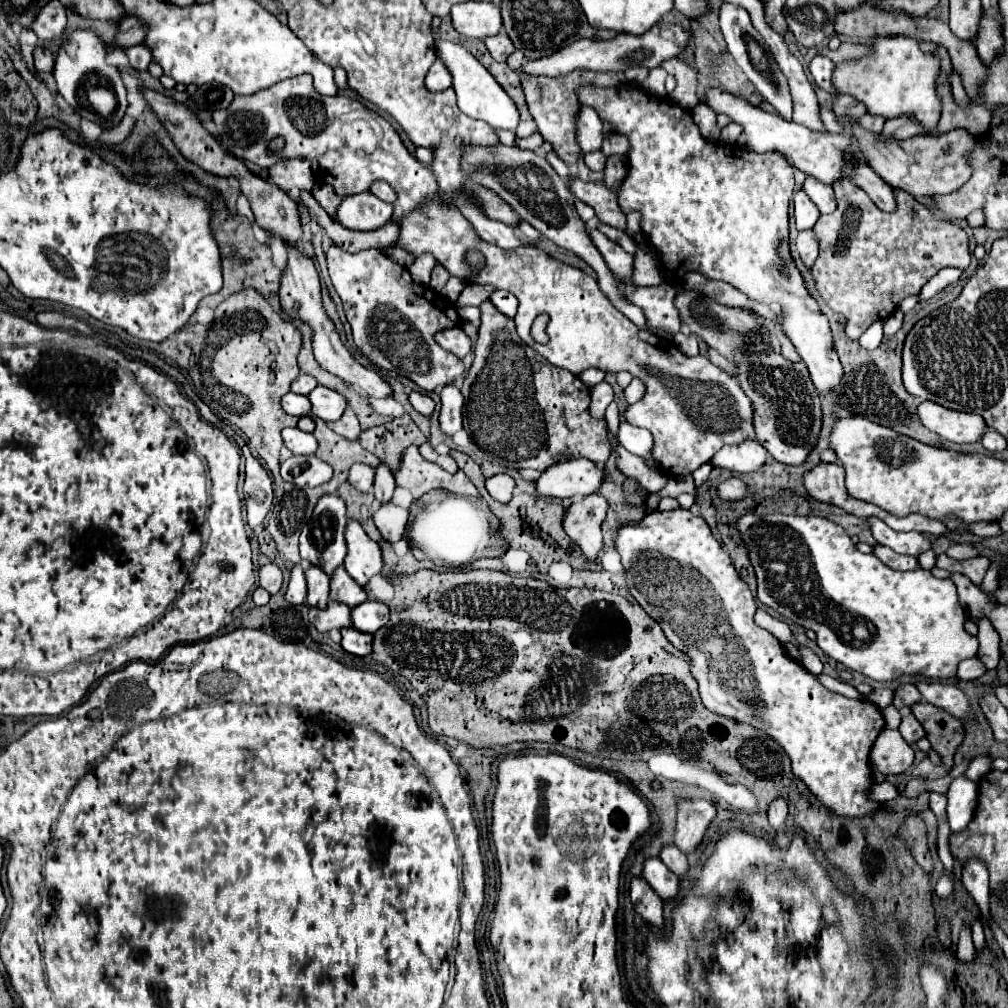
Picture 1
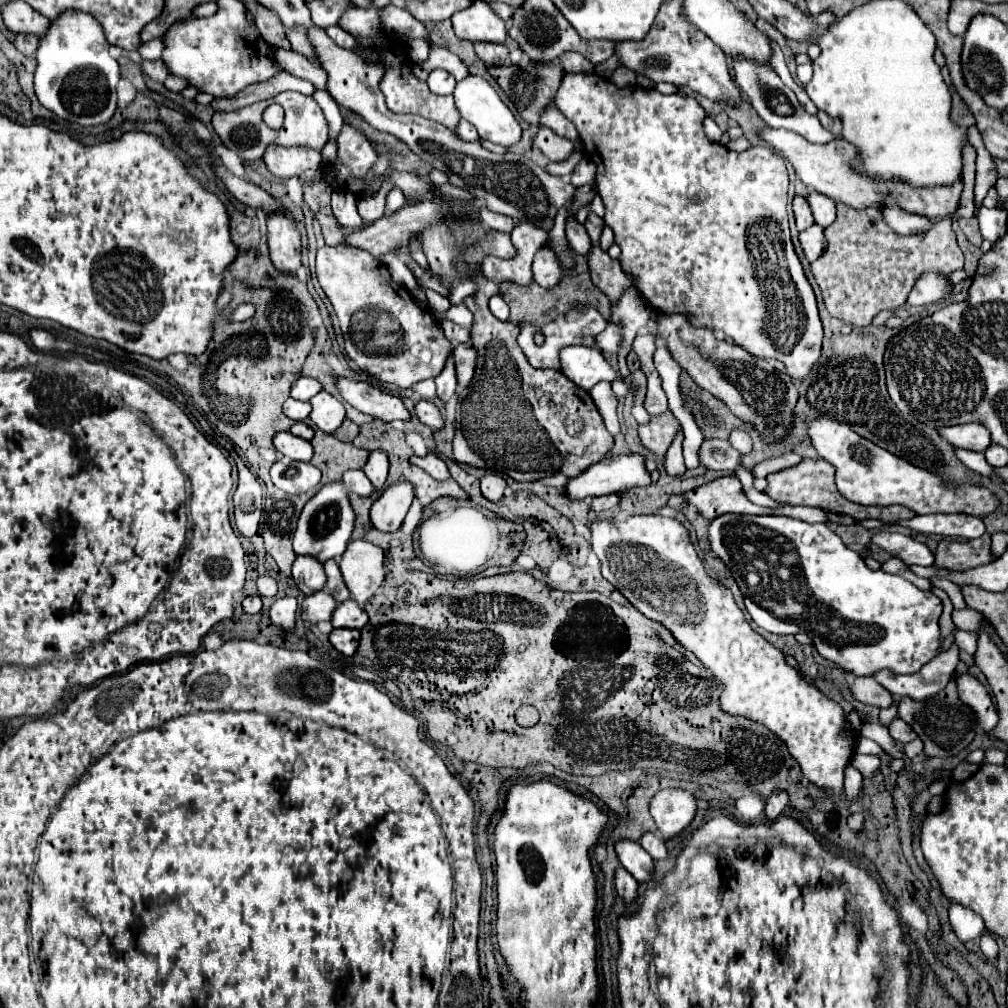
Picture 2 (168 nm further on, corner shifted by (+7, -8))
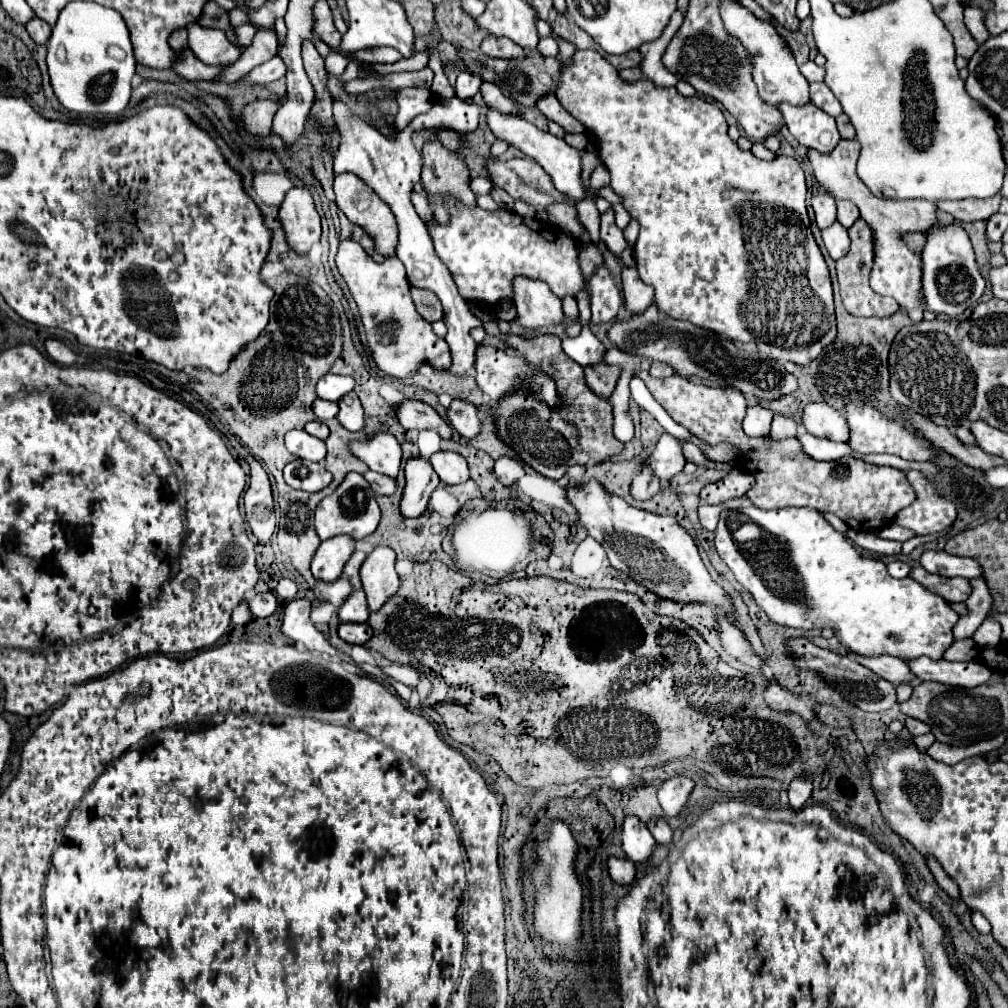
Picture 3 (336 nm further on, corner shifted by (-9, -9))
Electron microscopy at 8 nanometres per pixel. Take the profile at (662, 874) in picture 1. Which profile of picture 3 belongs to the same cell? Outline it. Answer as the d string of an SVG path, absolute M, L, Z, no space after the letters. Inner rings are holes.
M626 816L622 824L622 850L634 862L644 862L650 858L656 840L652 838L650 830L638 816Z

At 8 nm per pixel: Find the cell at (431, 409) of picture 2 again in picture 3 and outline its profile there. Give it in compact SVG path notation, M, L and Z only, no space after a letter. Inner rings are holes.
M454 400L452 406L448 408L448 420L452 428L464 436L464 438L474 438L480 434L480 418L478 418L478 408L470 402L464 400Z

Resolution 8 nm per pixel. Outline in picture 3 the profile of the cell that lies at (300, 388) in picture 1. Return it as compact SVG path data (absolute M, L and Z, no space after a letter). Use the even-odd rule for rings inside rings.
M326 374L324 378L320 378L316 386L318 398L334 400L334 402L352 390L354 390L354 380L350 376L338 376L338 374Z

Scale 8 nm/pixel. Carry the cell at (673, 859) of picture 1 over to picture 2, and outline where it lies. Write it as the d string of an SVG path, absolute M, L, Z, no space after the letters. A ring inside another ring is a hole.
M644 833L644 837L640 839L640 845L650 853L650 857L654 861L666 861L668 859L668 849L666 849L664 841L660 837L656 837L654 833Z

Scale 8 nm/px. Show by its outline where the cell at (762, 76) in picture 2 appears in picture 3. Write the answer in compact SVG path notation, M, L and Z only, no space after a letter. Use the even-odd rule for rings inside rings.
M780 104L778 108L784 114L790 134L798 140L800 146L816 150L820 154L828 154L830 150L834 150L840 136L832 116L828 116L824 110L816 108L814 104L806 104L800 108L790 104ZM830 138L834 140L834 144L830 144Z

